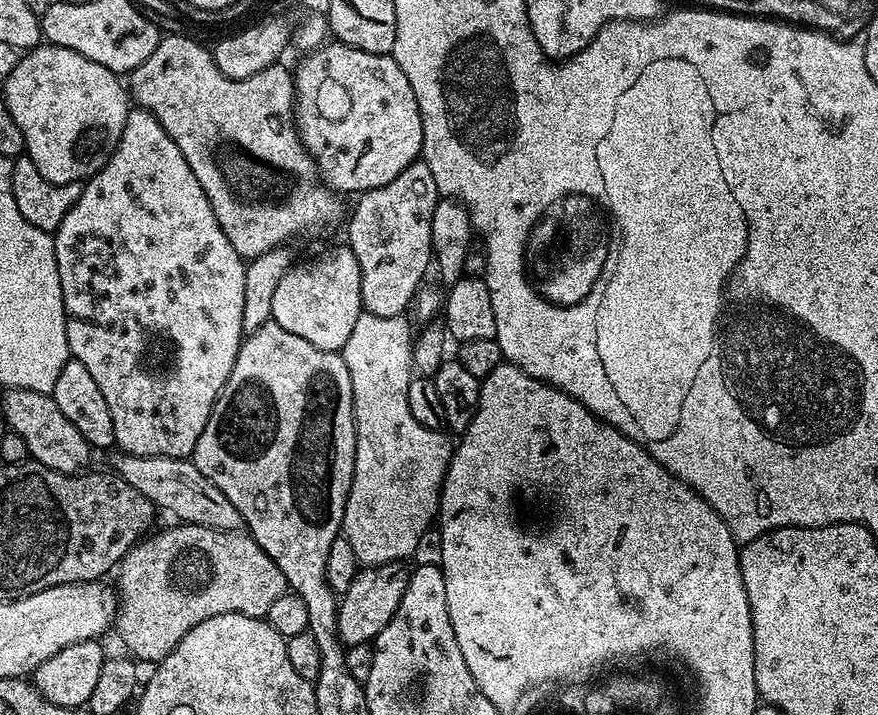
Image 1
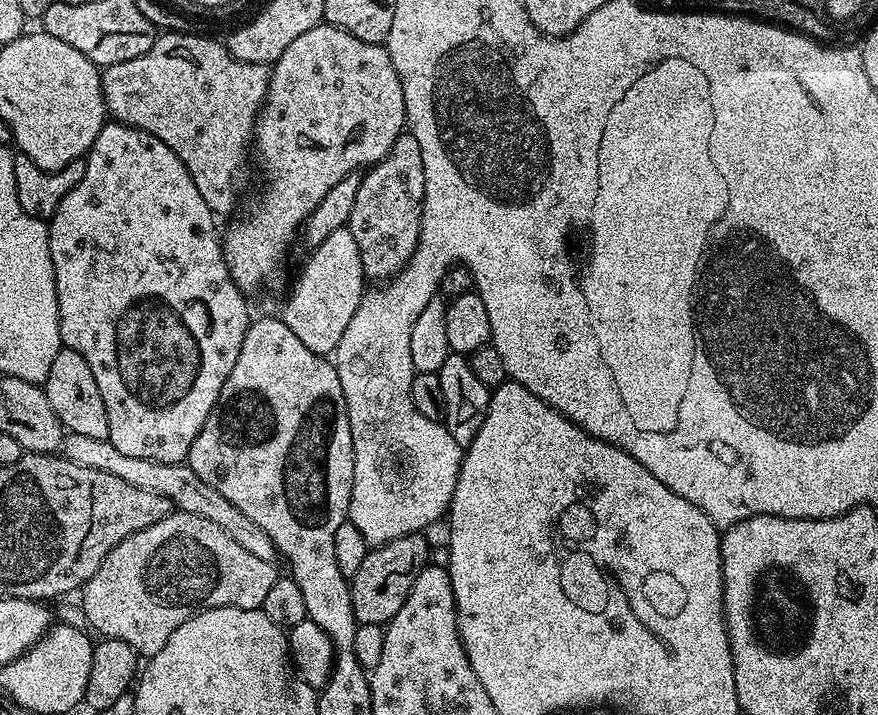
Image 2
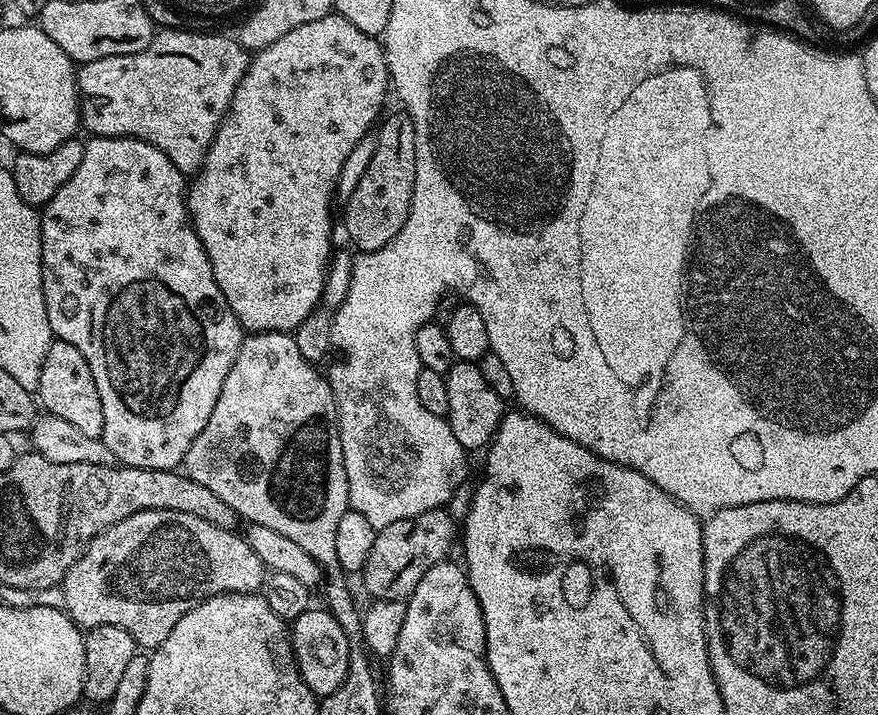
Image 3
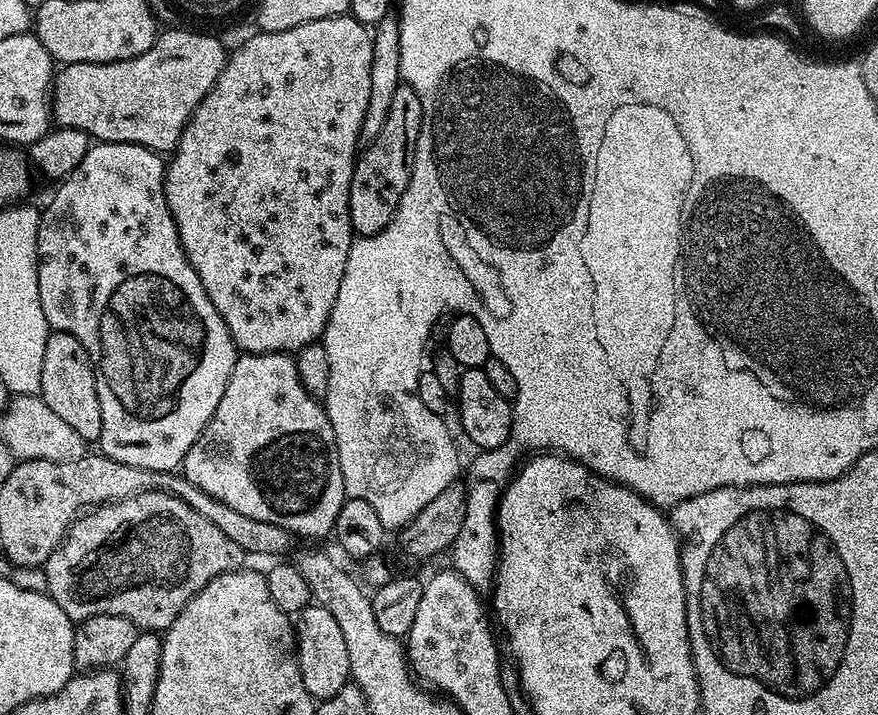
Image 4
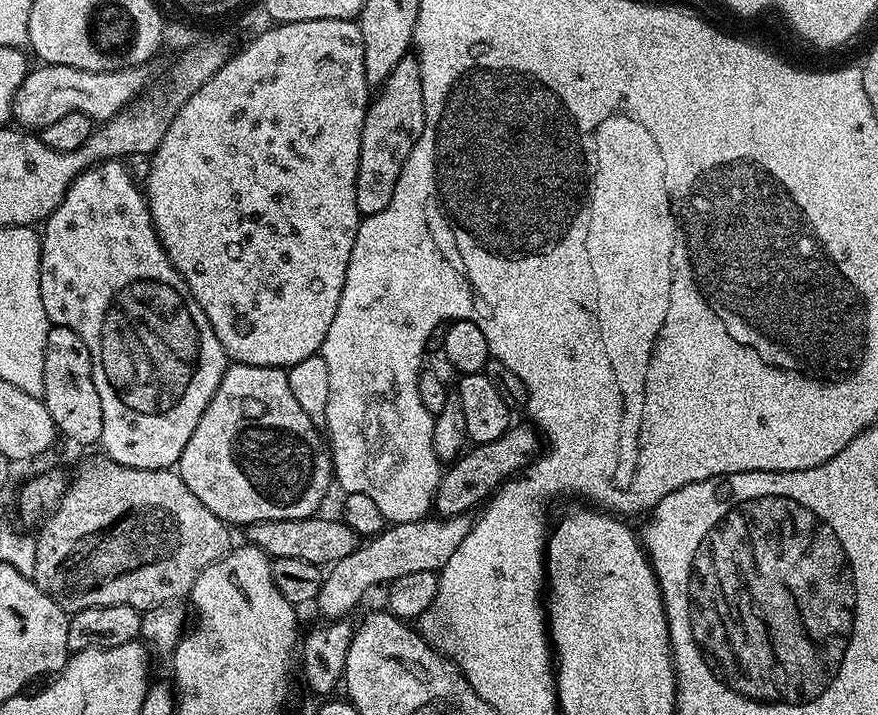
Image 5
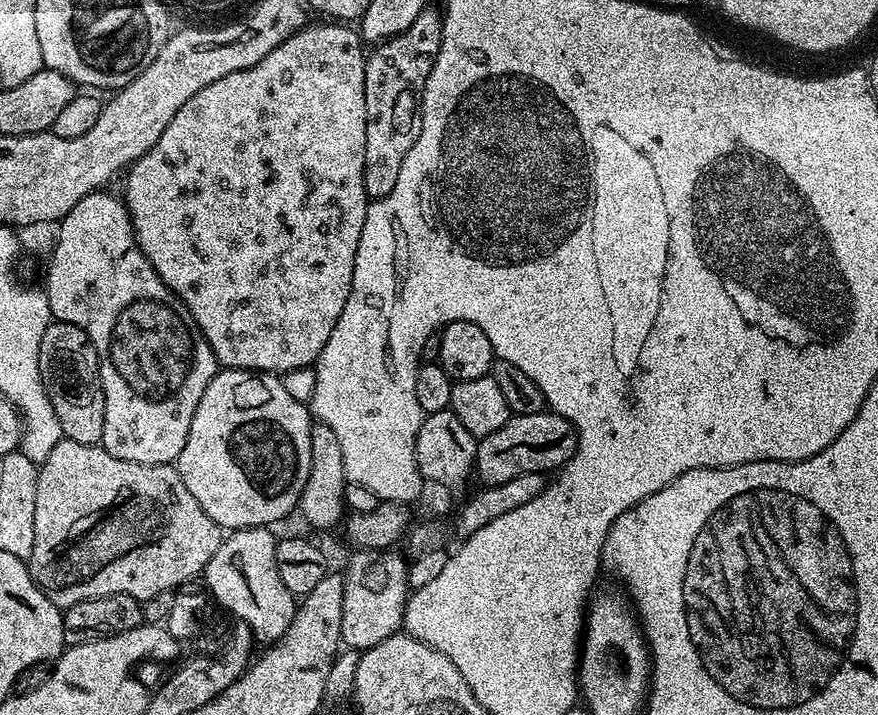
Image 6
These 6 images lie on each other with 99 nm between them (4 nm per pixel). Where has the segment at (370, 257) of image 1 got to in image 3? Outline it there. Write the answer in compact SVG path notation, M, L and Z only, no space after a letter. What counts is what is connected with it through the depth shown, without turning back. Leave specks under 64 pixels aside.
M397 110L393 116L385 115L375 133L376 149L370 158L370 167L362 174L362 182L350 194L344 207L344 228L352 239L351 247L357 253L382 250L402 230L410 214L410 202L416 173L416 147L414 122L408 113Z

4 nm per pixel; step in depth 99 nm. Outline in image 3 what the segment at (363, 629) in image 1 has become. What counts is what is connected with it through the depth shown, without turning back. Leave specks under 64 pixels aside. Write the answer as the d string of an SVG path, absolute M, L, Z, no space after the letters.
M447 507L432 509L418 514L413 519L403 518L379 529L374 538L374 546L362 569L364 588L372 600L402 600L407 601L412 595L414 586L422 582L422 574L430 570L430 566L441 564L449 559L448 551L452 543L458 540L458 524L452 521Z

